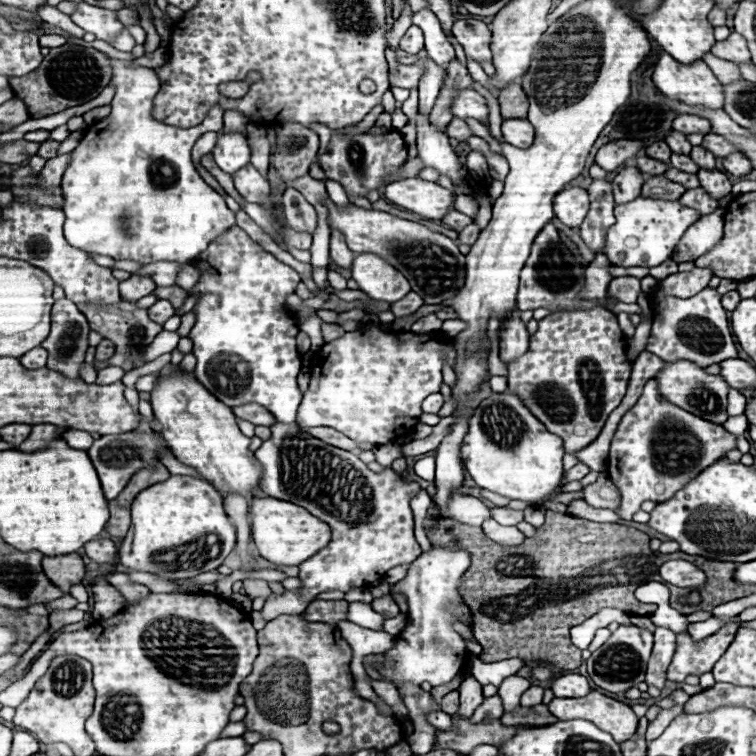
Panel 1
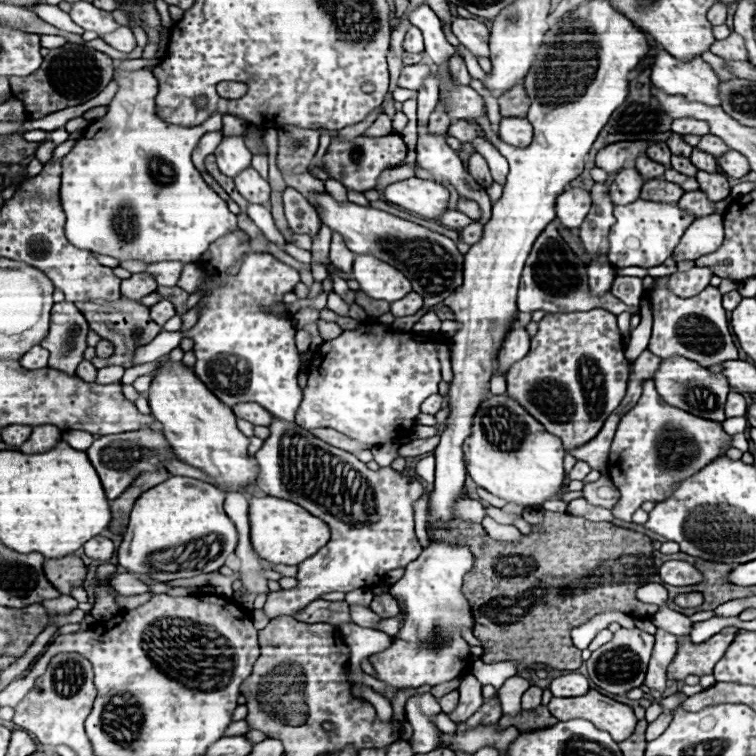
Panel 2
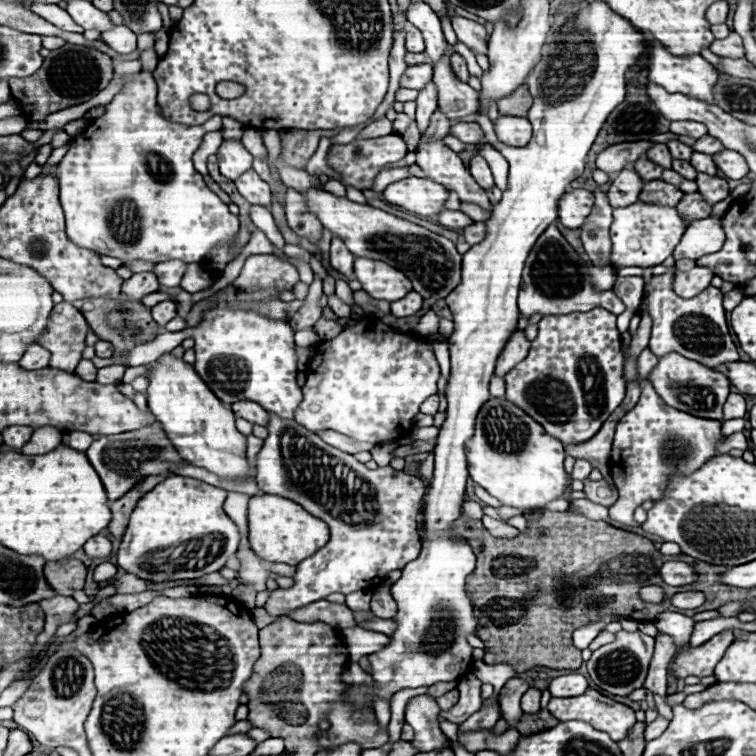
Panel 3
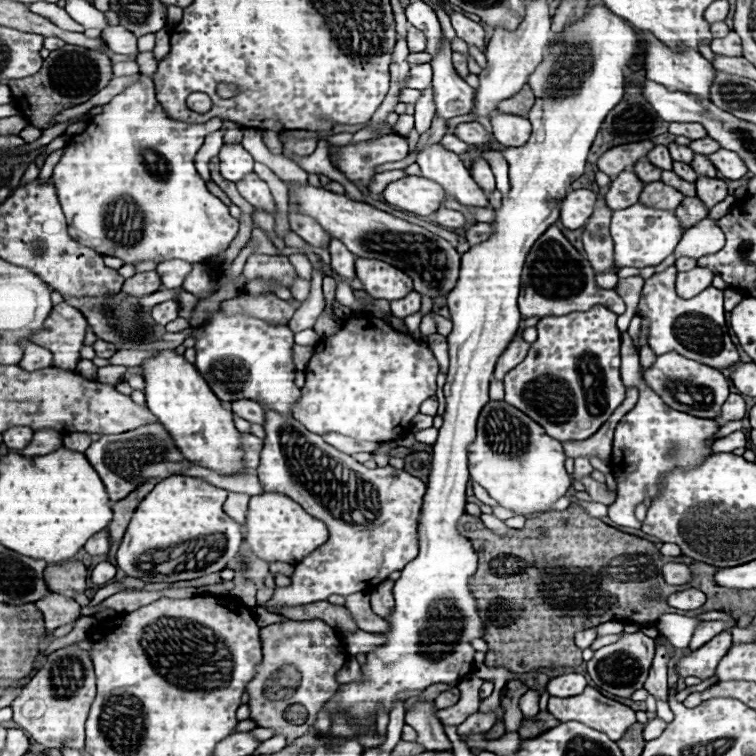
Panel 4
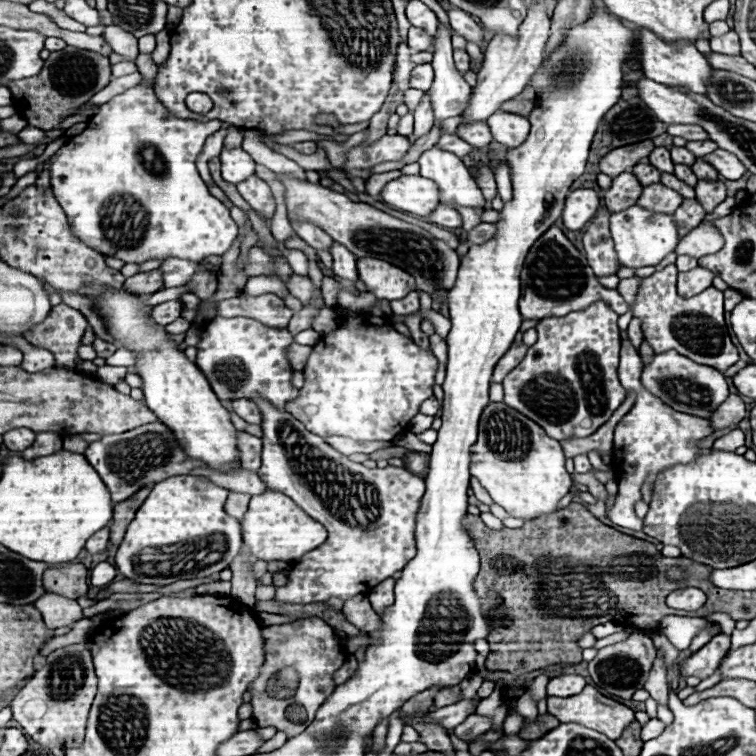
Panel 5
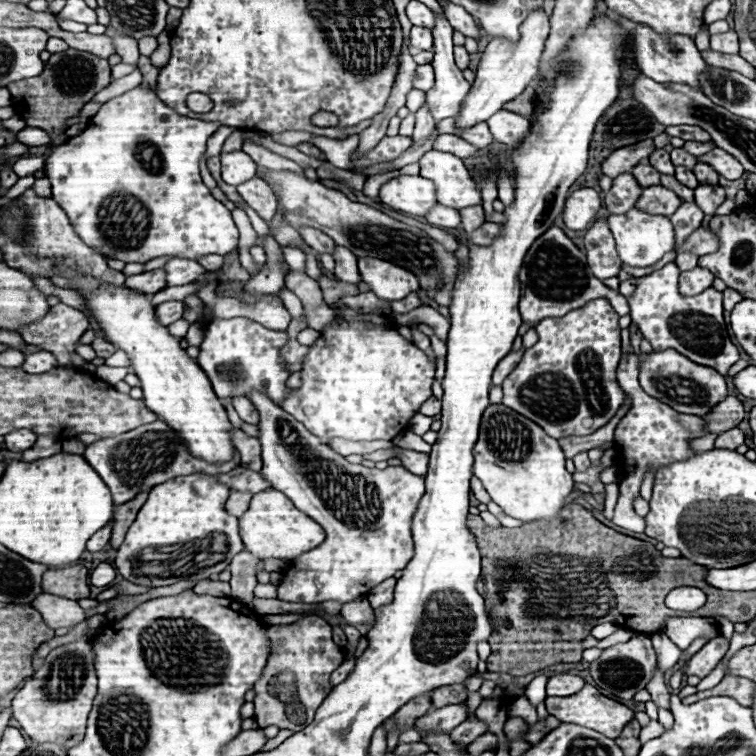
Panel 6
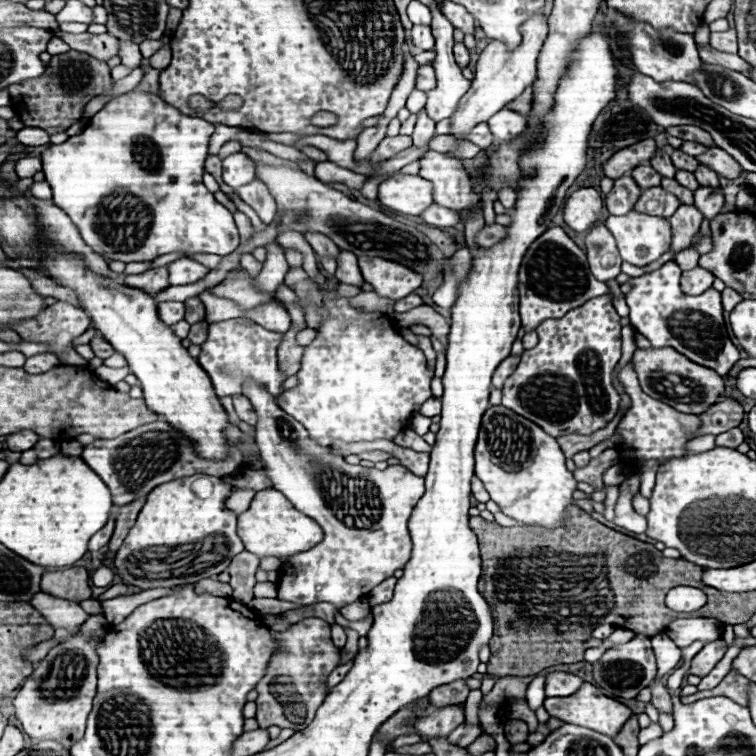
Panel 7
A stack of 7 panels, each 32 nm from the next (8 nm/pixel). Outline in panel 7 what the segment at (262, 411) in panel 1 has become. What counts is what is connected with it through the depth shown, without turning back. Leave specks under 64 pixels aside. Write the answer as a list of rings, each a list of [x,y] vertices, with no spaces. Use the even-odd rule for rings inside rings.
[[[242,394],[234,396],[234,410],[236,410],[240,420],[248,422],[250,426],[256,426],[256,412],[254,412],[254,408],[246,396],[242,396]]]

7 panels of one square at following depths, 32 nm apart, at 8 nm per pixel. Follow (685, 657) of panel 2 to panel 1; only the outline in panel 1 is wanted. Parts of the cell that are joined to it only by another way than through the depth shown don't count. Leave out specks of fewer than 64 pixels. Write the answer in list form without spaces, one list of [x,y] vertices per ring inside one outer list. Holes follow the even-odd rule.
[[[726,624],[702,642],[694,642],[690,634],[678,634],[676,654],[668,666],[668,680],[684,682],[684,678],[690,674],[702,676],[706,672],[712,672],[716,660],[720,660],[720,656],[732,644],[736,630],[738,624]]]

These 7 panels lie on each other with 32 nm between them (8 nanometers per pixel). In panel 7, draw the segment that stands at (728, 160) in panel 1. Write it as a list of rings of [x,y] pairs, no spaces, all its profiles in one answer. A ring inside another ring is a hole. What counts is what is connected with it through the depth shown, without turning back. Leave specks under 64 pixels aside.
[[[708,148],[708,152],[702,152],[700,156],[696,156],[696,160],[708,168],[712,168],[718,176],[722,178],[738,178],[742,174],[740,164],[728,156],[728,152],[720,150],[720,148]]]

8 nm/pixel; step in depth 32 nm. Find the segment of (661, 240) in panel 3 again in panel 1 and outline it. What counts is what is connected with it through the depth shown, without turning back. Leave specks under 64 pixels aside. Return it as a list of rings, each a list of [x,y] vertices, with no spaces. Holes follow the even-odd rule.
[[[642,196],[628,204],[618,204],[614,208],[614,216],[616,216],[616,224],[608,230],[604,252],[612,264],[624,266],[624,268],[660,266],[672,256],[676,244],[680,242],[688,226],[692,226],[700,218],[698,212],[684,208],[678,200],[668,202],[668,200],[650,200]]]

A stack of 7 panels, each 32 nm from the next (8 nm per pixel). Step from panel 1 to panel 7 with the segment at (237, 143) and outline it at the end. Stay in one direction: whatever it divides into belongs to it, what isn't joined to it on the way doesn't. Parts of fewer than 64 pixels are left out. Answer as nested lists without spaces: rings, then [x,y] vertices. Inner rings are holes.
[[[242,152],[224,158],[222,166],[224,166],[224,174],[222,174],[224,182],[228,186],[232,186],[234,190],[238,190],[240,186],[244,186],[244,184],[248,184],[248,182],[252,182],[256,178],[250,158],[244,156]]]

